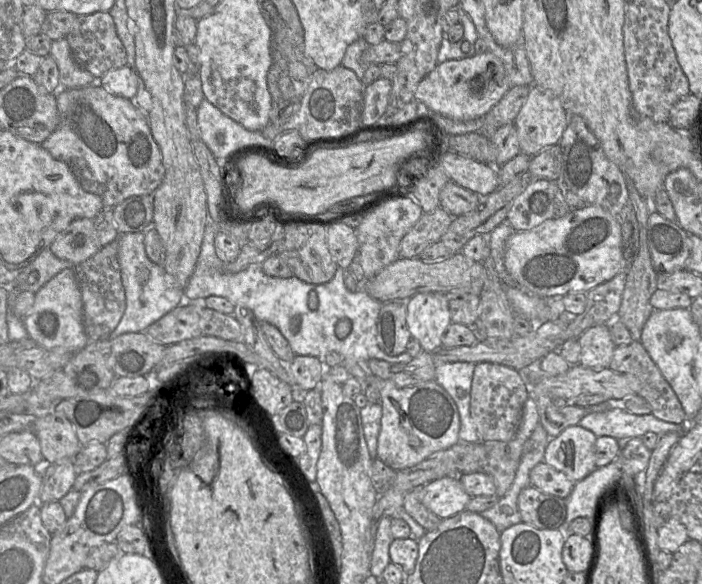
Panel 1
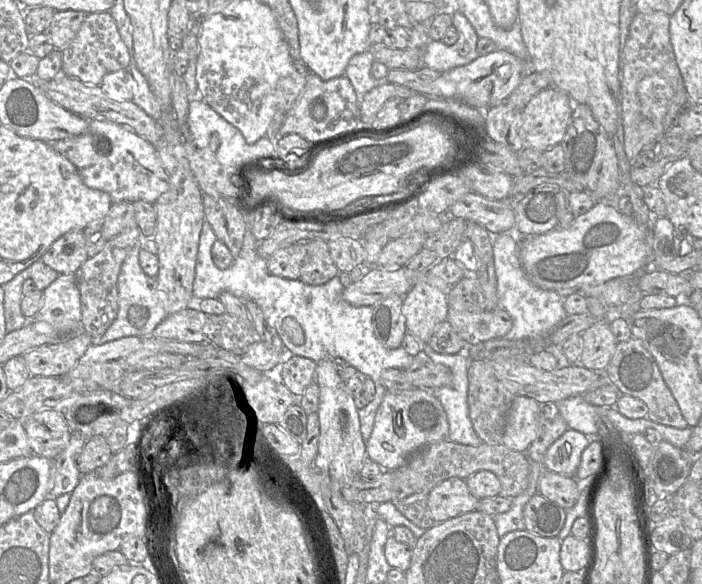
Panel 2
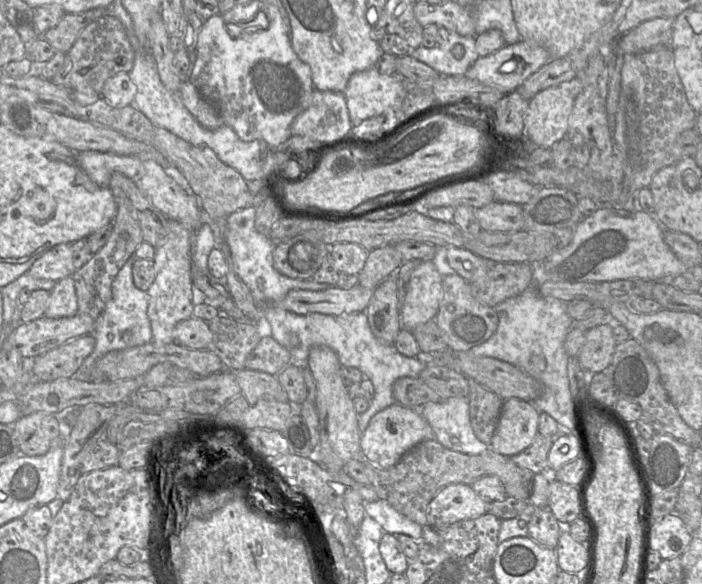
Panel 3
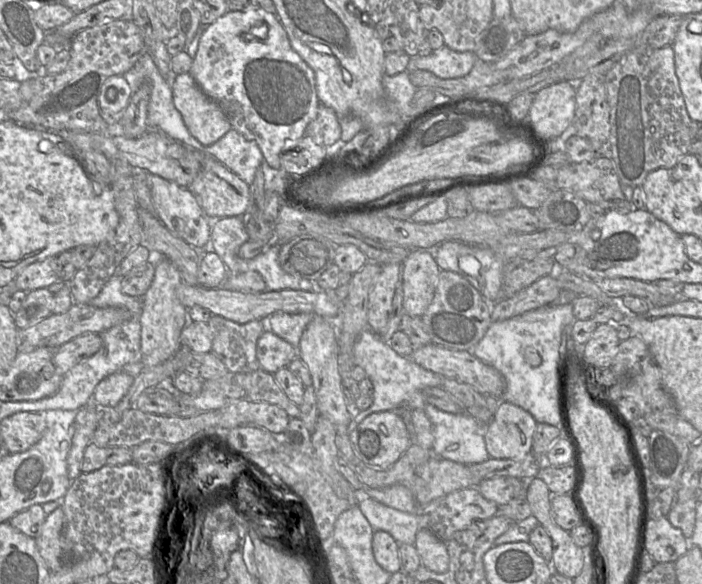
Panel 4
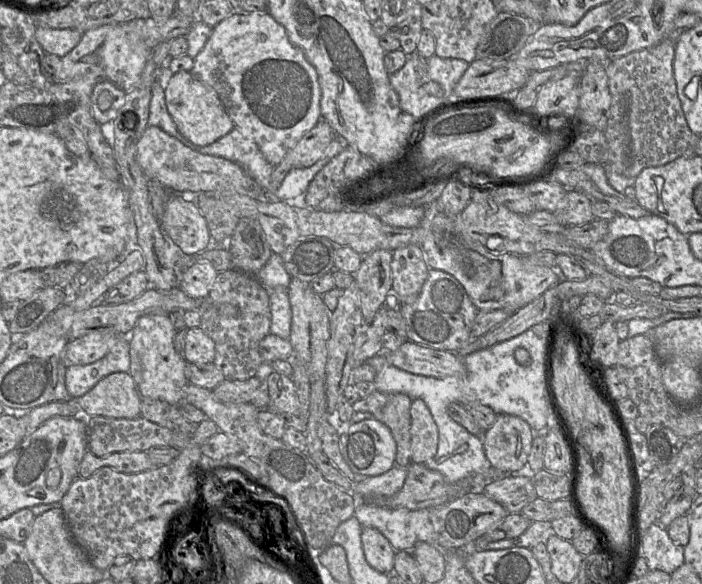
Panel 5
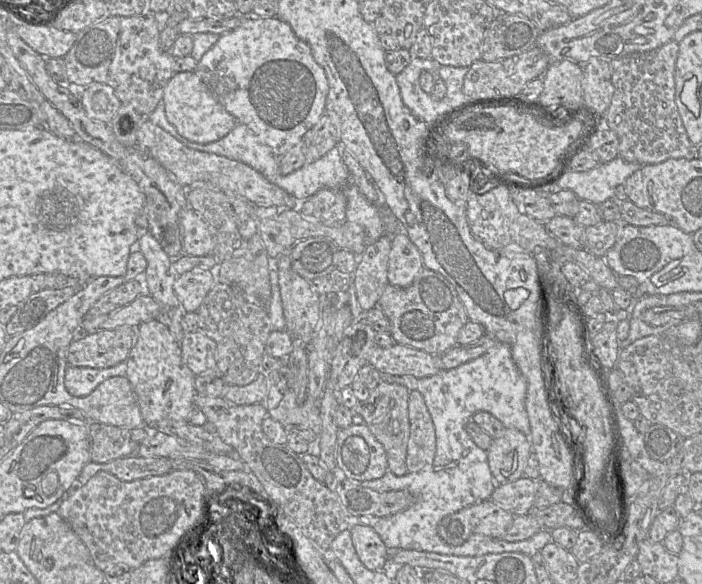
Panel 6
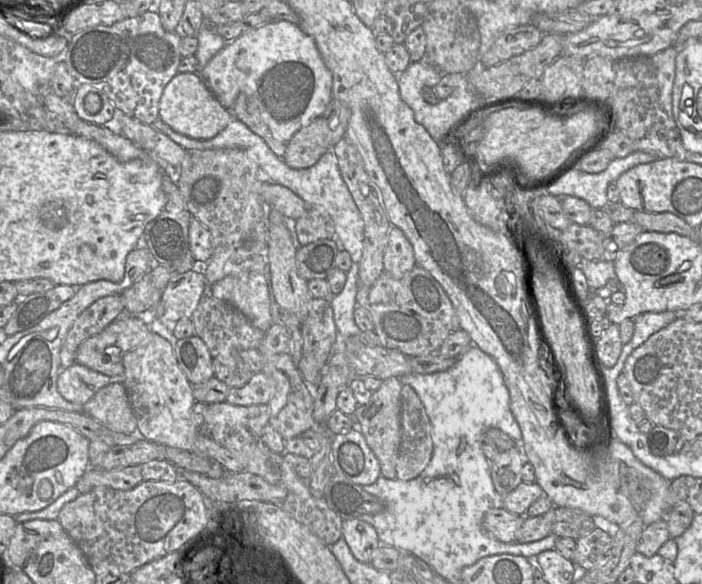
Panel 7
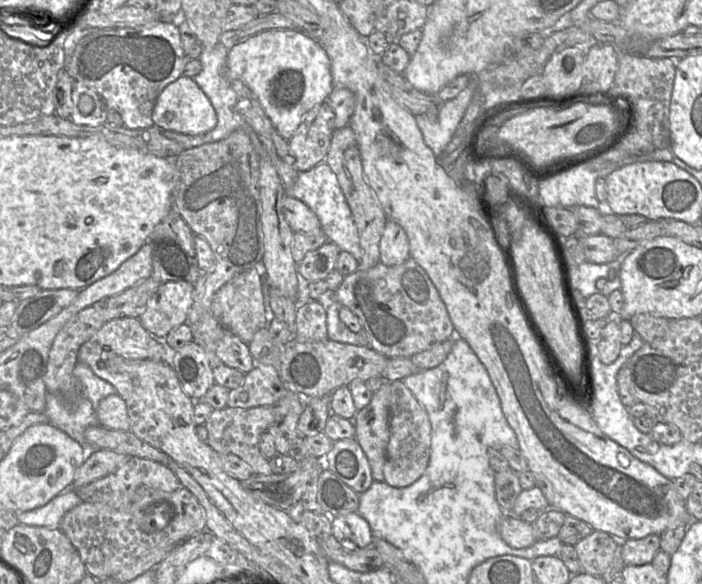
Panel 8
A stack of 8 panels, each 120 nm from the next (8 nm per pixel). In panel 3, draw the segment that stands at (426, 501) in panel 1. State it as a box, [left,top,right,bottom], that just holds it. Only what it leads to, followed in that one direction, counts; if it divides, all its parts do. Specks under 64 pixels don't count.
[426,484,488,531]

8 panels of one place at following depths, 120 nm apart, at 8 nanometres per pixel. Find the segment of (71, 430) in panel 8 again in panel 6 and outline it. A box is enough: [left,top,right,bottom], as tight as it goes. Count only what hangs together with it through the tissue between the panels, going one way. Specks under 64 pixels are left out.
[64,361,126,397]

